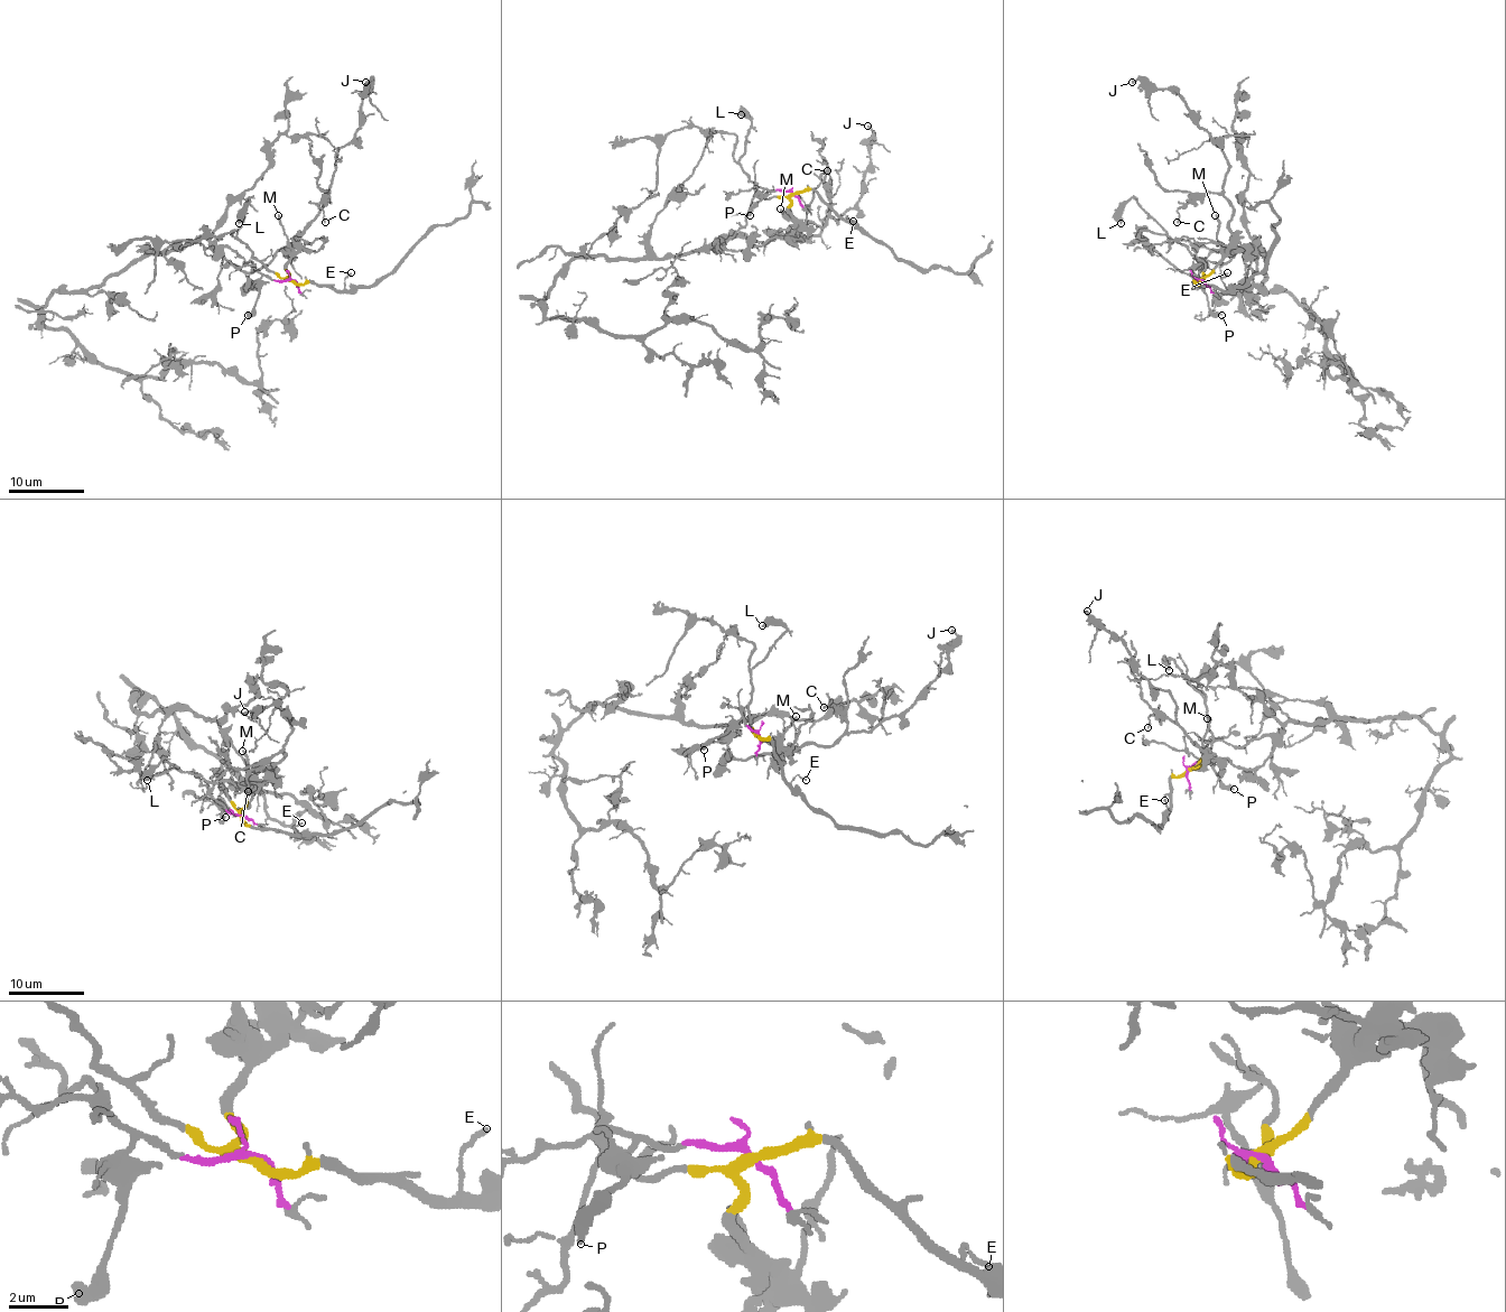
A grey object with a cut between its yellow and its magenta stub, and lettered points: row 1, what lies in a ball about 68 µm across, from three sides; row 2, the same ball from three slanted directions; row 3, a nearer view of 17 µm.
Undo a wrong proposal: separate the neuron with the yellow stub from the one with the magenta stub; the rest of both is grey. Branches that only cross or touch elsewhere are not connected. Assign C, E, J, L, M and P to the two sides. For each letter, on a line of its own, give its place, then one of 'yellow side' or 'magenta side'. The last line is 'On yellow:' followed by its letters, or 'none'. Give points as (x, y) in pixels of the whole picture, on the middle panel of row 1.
C: place (827, 170); yellow side
E: place (853, 221); yellow side
J: place (867, 126); yellow side
L: place (741, 114); yellow side
M: place (780, 208); yellow side
P: place (750, 215); magenta side
On yellow: C, E, J, L, M

